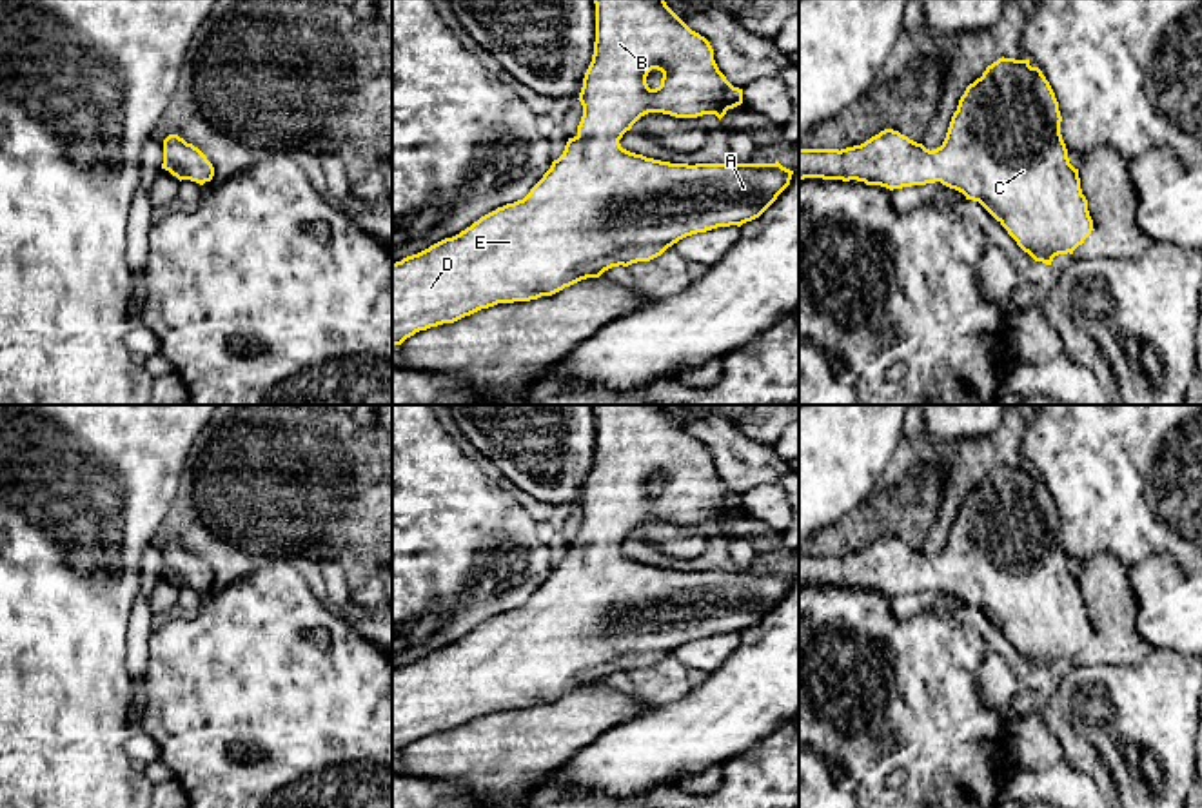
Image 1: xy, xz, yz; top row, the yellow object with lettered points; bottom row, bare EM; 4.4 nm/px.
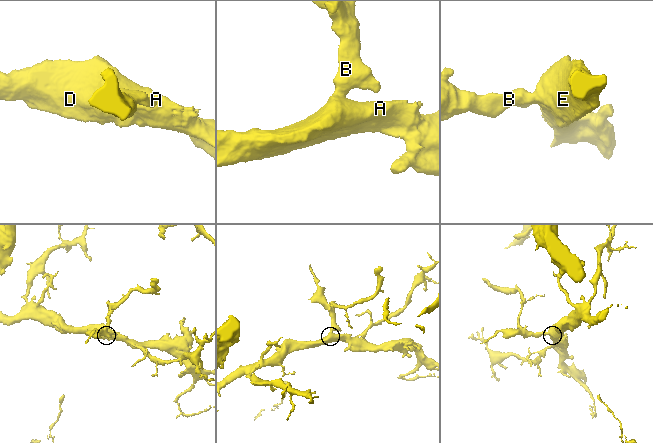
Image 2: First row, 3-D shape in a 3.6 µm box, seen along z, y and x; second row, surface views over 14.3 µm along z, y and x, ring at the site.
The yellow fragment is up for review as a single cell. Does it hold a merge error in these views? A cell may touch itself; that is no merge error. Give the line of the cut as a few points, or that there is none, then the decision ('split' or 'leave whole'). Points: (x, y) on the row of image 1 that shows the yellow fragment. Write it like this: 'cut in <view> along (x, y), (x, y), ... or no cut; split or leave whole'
no cut; leave whole

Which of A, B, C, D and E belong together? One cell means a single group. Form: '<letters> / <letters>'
A B C D E

